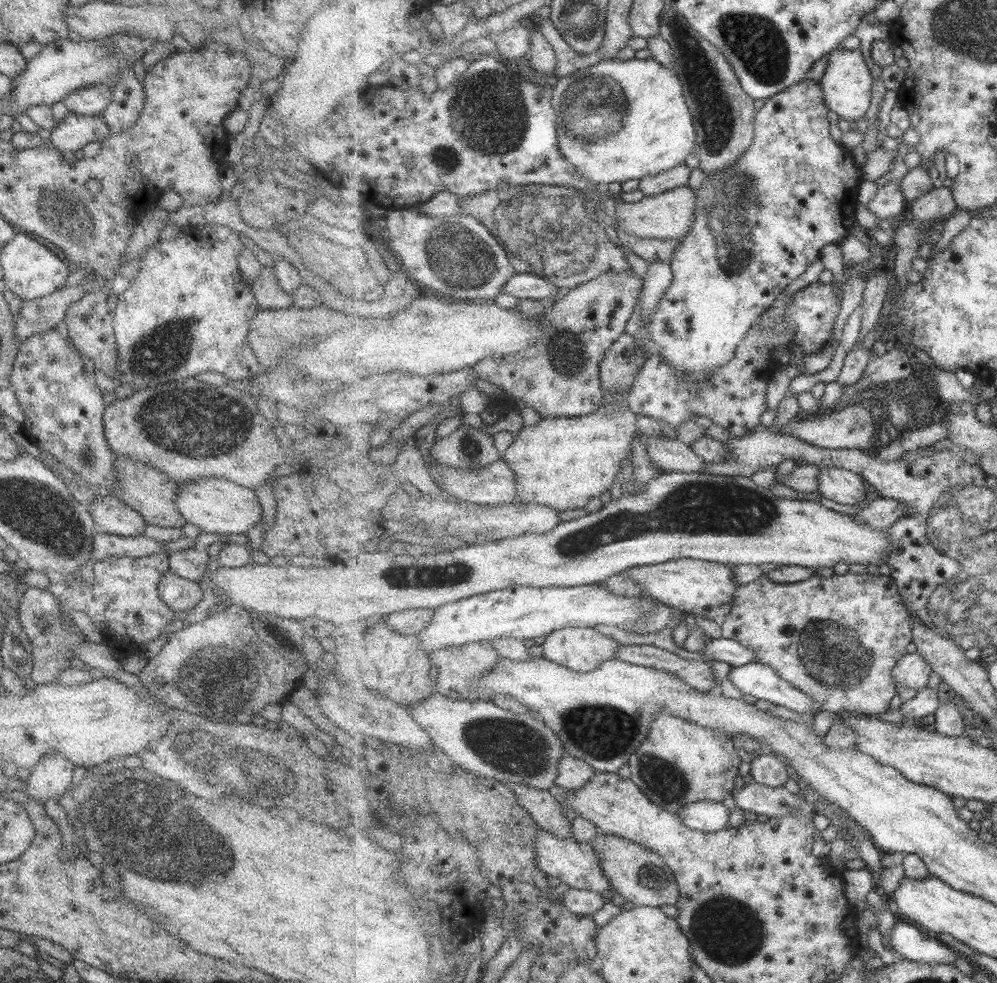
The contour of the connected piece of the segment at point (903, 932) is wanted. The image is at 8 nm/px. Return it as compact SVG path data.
M906 919L896 922L890 933L892 946L899 955L912 962L929 962L930 964L952 964L955 957L961 955L955 949L949 948L940 940L929 936L922 938L923 930Z

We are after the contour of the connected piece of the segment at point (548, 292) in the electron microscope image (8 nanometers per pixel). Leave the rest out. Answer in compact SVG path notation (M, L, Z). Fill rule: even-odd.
M518 273L511 278L500 292L512 294L517 299L549 300L559 294L561 287L549 279L528 273Z

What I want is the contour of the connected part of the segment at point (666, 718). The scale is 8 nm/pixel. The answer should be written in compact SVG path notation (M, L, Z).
M667 710L655 716L643 748L628 760L630 779L661 808L670 813L679 813L683 806L693 802L721 802L732 796L735 780L743 764L733 738L719 728L705 728L691 720L679 718Z

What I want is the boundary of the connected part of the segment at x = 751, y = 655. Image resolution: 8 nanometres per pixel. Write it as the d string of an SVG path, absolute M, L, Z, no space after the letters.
M723 637L712 639L704 648L704 656L707 659L726 662L730 666L745 666L757 661L755 650Z

